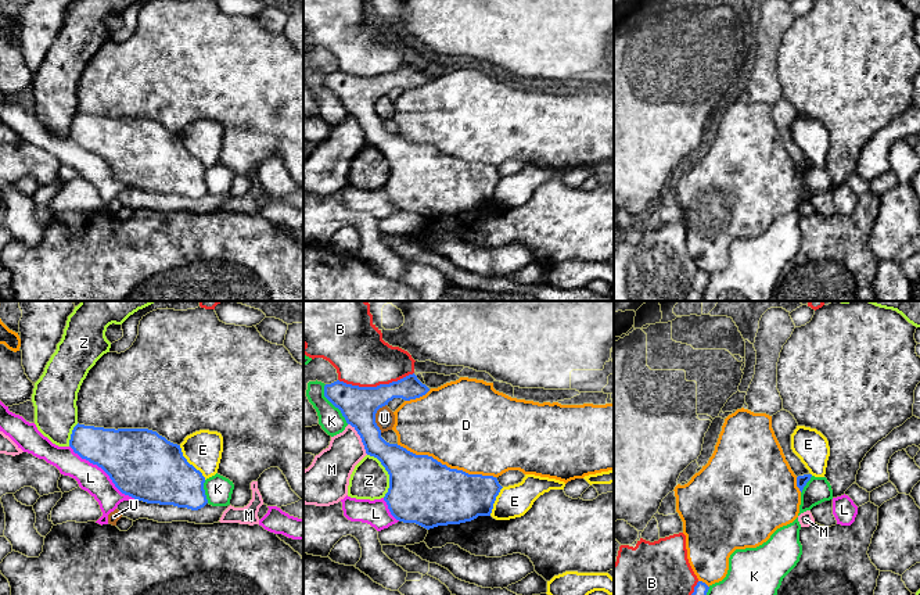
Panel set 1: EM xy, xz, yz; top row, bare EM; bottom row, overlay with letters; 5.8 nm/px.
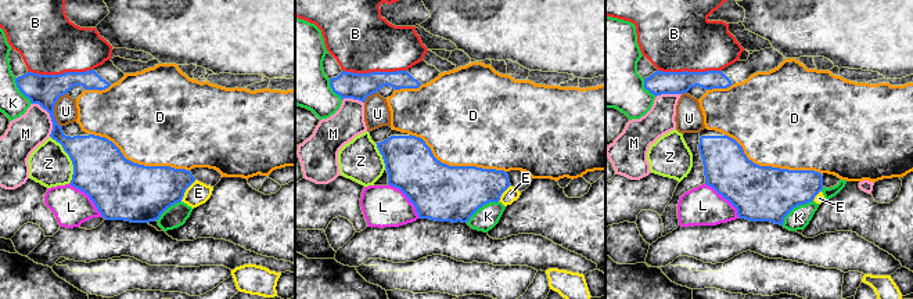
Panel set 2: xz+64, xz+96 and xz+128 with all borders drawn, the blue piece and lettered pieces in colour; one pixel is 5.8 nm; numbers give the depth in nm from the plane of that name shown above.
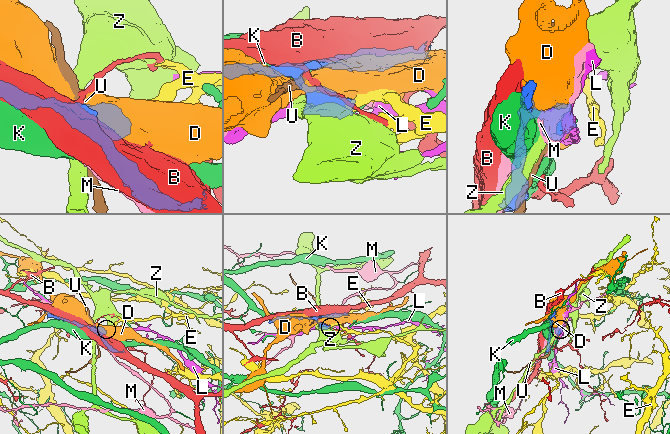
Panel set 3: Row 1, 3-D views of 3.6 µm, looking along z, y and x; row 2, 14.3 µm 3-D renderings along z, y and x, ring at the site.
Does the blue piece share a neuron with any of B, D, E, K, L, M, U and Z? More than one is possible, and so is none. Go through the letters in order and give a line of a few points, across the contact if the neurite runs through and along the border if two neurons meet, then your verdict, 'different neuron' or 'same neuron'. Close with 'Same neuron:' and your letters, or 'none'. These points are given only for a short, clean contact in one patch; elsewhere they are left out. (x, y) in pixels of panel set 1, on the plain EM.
B: different neuron
D: different neuron
E: line xy (179, 135), (183, 146), (205, 168); different neuron
K: different neuron
L: different neuron
M: different neuron
U: different neuron
Z: different neuron
Same neuron: none

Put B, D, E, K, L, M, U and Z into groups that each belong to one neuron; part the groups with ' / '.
B / D / E / K / L / M / U / Z

